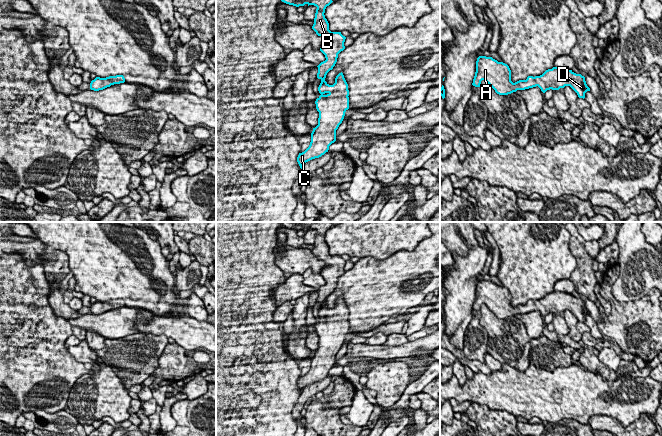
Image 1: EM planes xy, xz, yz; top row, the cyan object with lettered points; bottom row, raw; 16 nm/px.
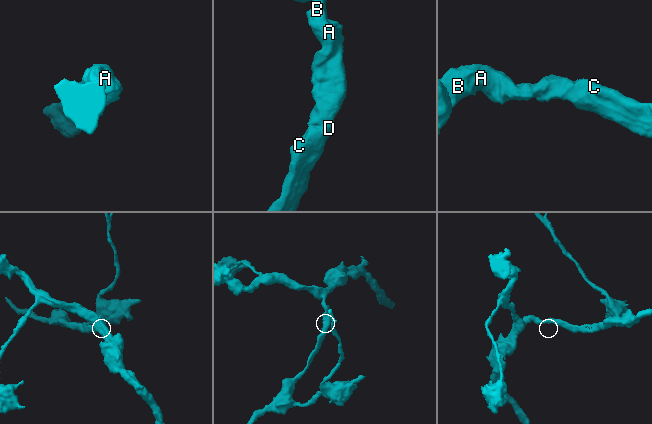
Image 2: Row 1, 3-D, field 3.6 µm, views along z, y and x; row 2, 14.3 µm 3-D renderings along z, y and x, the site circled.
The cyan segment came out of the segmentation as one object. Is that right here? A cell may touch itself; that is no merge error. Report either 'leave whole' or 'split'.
leave whole

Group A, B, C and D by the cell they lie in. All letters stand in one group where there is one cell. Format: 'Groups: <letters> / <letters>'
Groups: A B C D

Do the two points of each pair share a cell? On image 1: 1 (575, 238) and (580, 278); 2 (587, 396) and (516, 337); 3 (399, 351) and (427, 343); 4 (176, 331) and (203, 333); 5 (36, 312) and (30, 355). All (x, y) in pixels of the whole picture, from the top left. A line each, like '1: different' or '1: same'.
1: same
2: different
3: same
4: same
5: same

